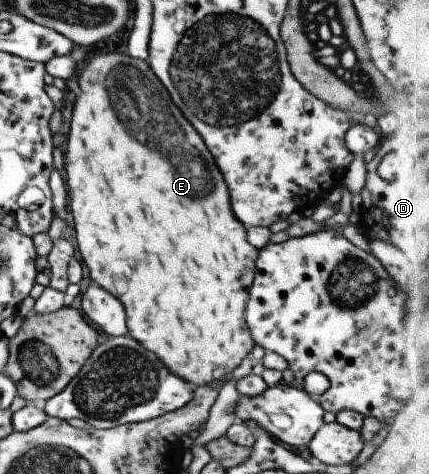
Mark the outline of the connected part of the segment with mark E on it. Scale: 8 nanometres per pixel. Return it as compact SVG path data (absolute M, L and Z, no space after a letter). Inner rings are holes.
M119 52L94 54L77 75L76 83L79 94L72 97L74 103L71 109L69 131L66 133L65 154L65 182L67 196L69 196L69 210L74 220L74 230L77 241L77 252L81 262L87 268L87 274L93 282L103 290L112 294L123 304L127 316L127 330L134 341L144 349L150 350L157 359L161 360L170 373L180 376L194 387L206 385L213 381L222 381L247 356L255 346L249 329L245 324L244 306L248 299L248 288L251 286L255 274L255 259L258 250L251 246L246 239L246 228L239 222L230 207L228 188L221 176L214 158L207 150L203 139L187 124L187 120L179 114L171 98L167 96L167 89L151 72L149 65L141 59Z

